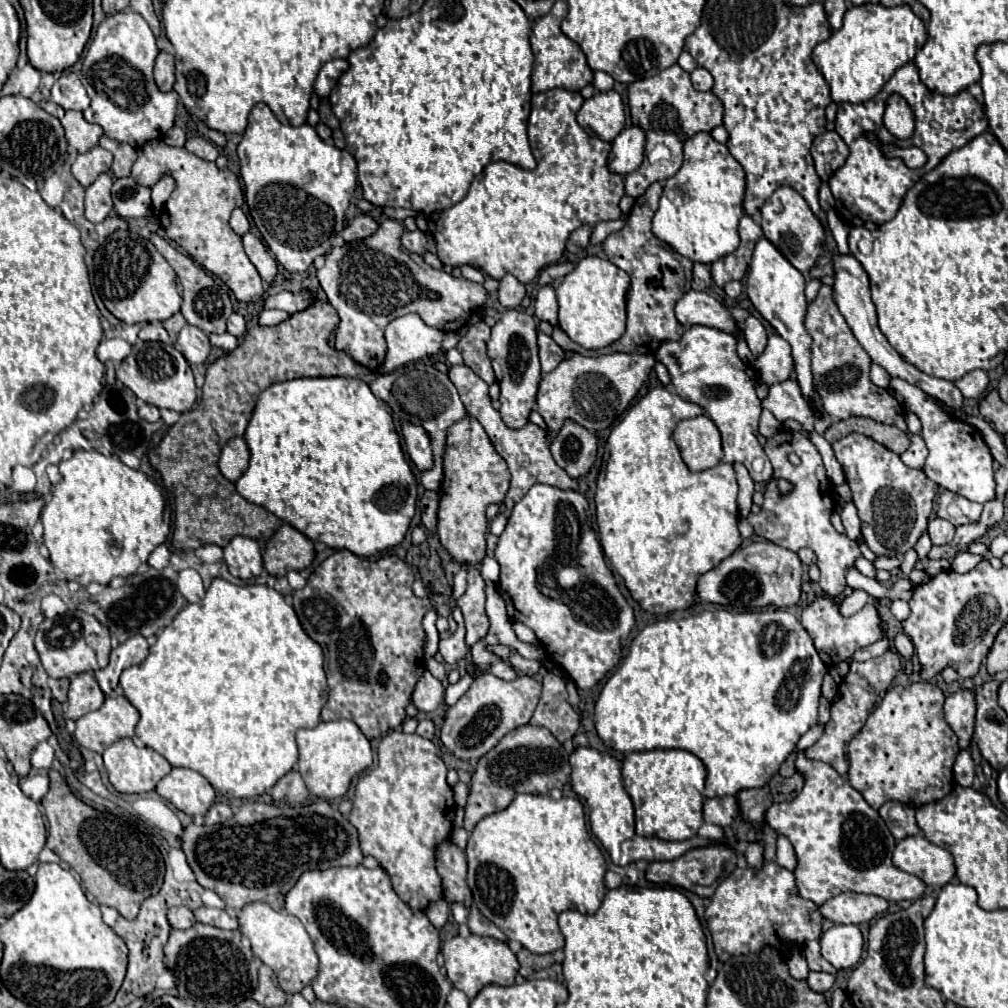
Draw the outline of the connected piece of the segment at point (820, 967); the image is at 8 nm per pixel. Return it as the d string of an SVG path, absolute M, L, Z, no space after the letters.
M806 941L804 954L810 971L834 971L834 967L822 957L818 941Z

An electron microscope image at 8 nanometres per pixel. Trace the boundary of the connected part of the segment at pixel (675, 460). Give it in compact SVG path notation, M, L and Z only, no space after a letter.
M664 387L648 391L612 429L608 437L610 457L606 463L606 473L596 489L598 533L604 555L624 579L632 599L644 611L654 615L682 611L694 605L698 599L698 577L714 569L742 545L738 531L738 483L734 465L720 463L714 469L694 473L686 467L676 443L672 441L674 427L682 419L696 417L700 413L704 413L700 405L684 401L678 395L668 393Z

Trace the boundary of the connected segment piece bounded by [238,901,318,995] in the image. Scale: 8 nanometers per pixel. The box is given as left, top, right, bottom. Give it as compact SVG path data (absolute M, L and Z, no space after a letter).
M256 901L238 913L238 923L242 933L250 939L254 955L258 955L276 973L284 993L300 993L314 981L318 975L318 955L298 917L286 911L274 911L270 905Z

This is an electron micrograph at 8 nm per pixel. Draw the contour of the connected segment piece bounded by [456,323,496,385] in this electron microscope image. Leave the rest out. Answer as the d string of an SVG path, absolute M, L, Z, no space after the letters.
M468 325L466 333L460 337L456 349L460 351L464 365L468 365L480 379L484 379L488 385L496 381L490 359L486 357L486 341L488 341L488 325Z

